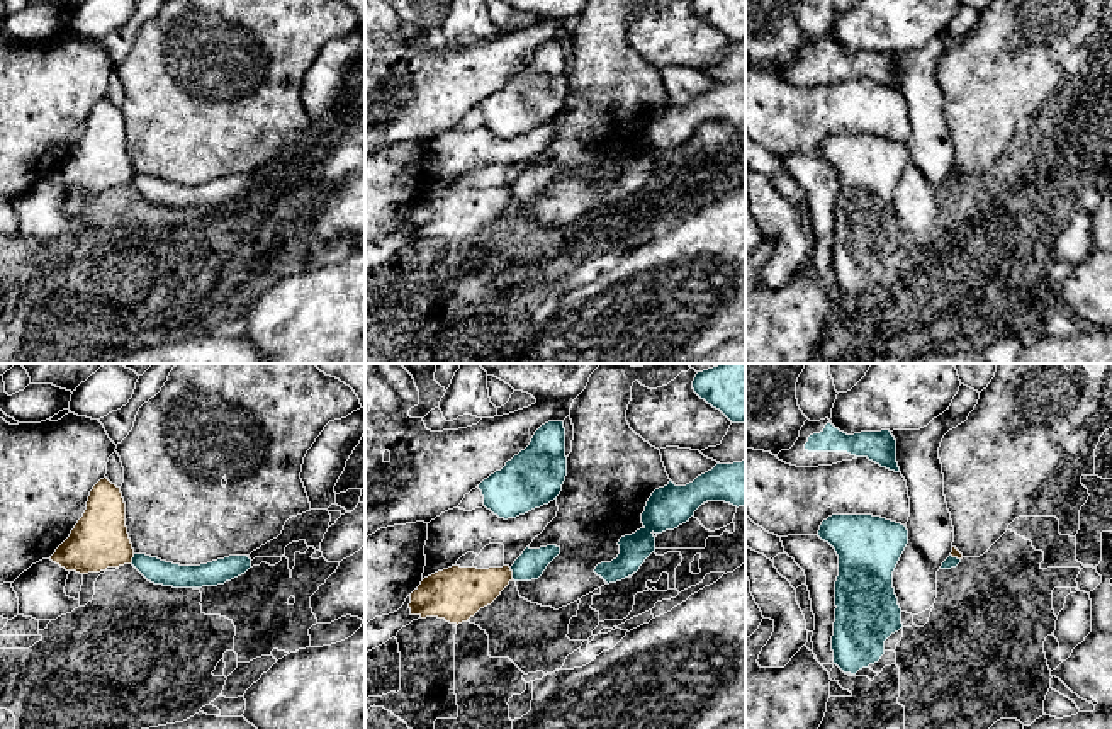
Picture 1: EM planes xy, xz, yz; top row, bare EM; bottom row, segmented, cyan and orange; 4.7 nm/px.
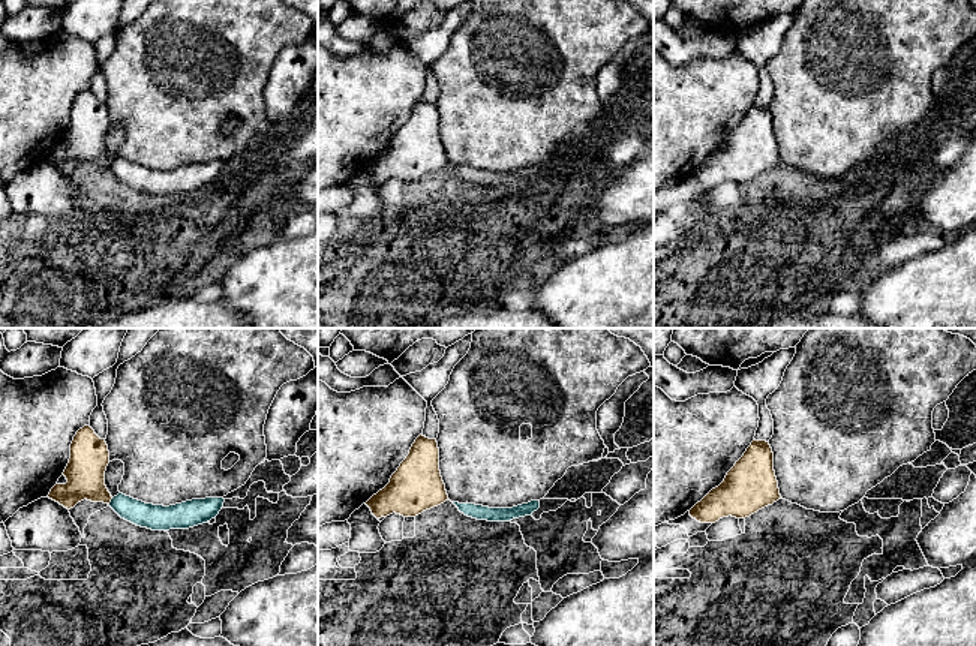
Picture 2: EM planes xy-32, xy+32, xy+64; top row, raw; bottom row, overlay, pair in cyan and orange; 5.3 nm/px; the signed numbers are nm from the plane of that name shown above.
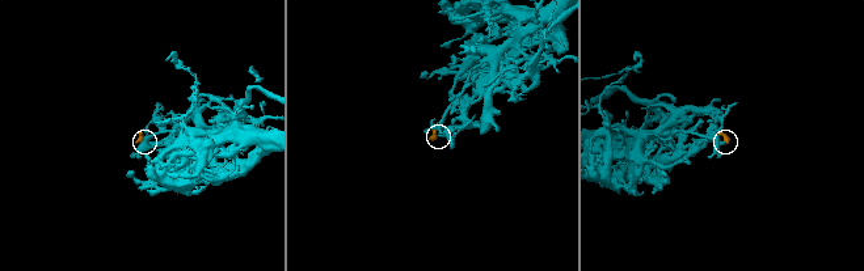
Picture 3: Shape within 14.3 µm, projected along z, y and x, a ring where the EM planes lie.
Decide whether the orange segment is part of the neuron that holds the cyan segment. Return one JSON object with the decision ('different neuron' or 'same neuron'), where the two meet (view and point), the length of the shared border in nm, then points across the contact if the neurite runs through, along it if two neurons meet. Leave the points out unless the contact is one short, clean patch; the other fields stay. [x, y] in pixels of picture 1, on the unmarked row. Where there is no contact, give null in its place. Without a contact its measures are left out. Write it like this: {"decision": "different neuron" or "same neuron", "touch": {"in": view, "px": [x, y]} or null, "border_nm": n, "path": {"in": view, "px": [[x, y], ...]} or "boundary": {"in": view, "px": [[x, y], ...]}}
{"decision": "different neuron", "touch": {"in": "xz", "px": [513, 192]}, "border_nm": 60, "boundary": {"in": "xz", "px": [[510, 187], [513, 197]]}}

